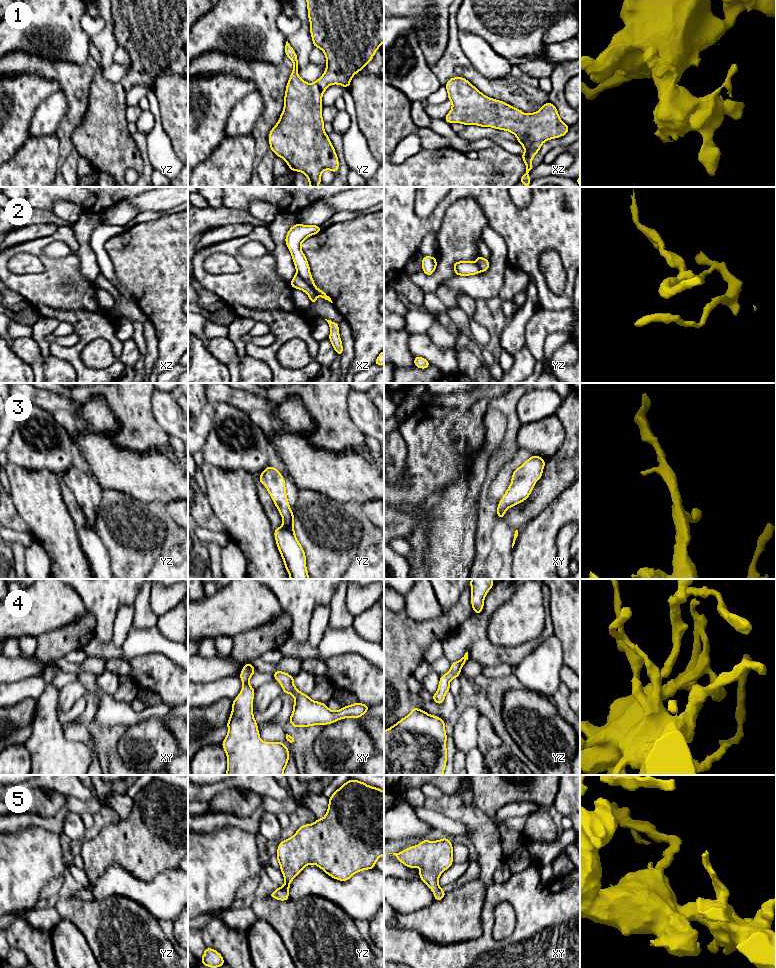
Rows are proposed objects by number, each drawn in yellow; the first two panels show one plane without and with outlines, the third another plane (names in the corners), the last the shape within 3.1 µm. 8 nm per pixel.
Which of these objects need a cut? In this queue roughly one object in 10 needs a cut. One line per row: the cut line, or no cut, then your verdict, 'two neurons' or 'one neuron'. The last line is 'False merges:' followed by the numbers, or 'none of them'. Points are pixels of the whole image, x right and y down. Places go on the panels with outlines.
1: no cut; one neuron
2: cut in xz along (296, 273), (316, 294); two neurons
3: no cut; one neuron
4: no cut; one neuron
5: no cut; one neuron
False merges: 2

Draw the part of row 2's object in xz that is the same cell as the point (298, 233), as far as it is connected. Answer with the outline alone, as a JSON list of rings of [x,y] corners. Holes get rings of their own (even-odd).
[[[297,223],[289,229],[285,237],[285,243],[292,255],[297,274],[315,290],[316,295],[333,303],[331,298],[323,290],[318,289],[315,286],[315,282],[311,276],[309,263],[301,249],[301,243],[304,240],[311,235],[318,234],[321,230],[321,227],[317,225],[302,225]]]

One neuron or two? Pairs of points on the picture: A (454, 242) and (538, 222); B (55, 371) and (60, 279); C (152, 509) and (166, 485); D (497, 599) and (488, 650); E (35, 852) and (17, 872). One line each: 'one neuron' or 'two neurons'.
A: two neurons
B: two neurons
C: two neurons
D: one neuron
E: one neuron

